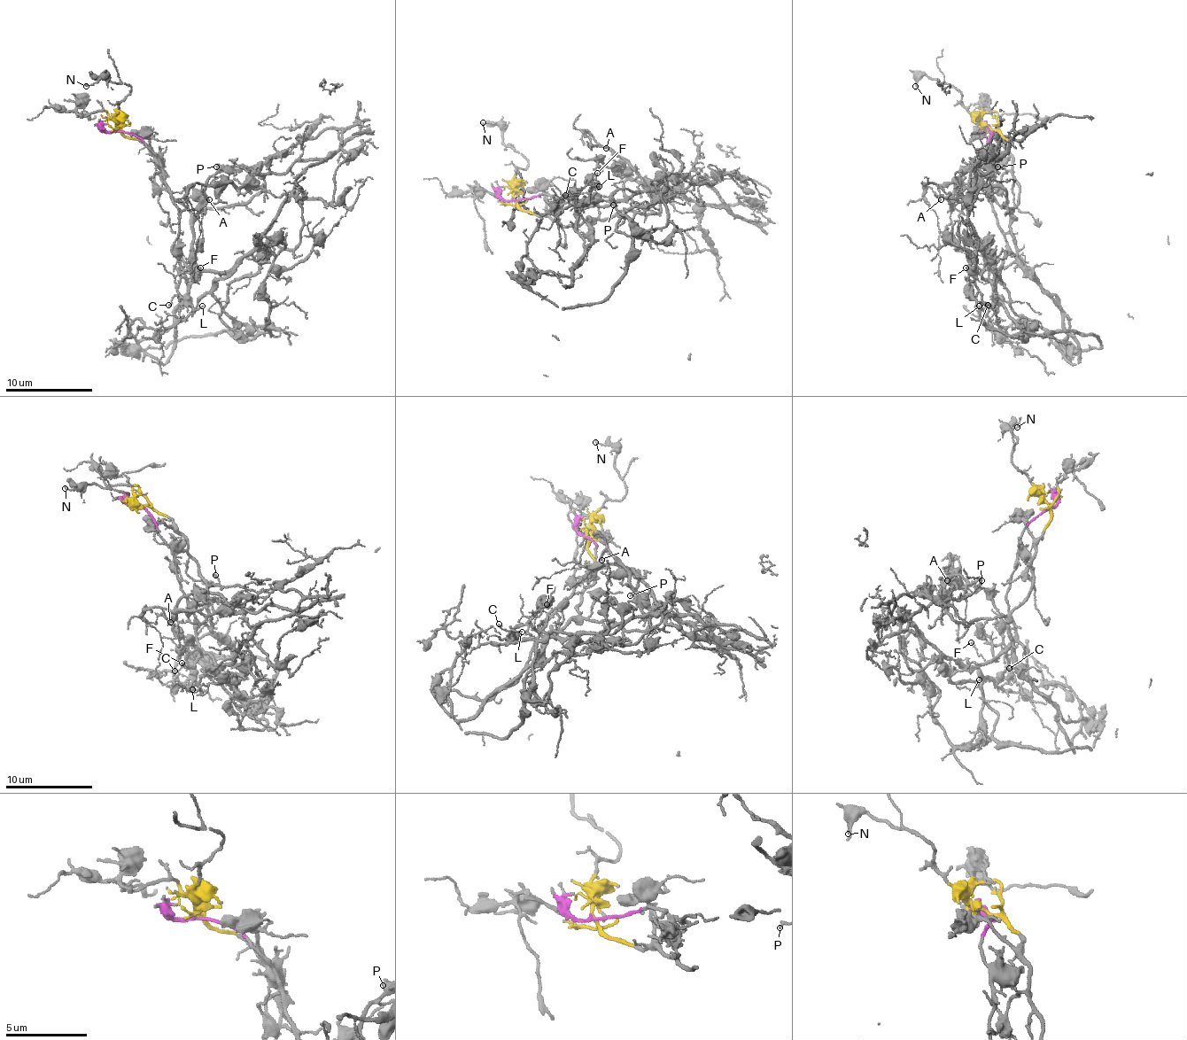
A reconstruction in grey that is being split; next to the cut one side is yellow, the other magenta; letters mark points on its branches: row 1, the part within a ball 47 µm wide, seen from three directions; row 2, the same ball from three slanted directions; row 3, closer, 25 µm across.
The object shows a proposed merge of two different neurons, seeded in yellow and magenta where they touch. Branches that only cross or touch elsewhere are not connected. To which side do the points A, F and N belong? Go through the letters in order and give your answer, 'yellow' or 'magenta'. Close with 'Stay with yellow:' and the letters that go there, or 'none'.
A: yellow
F: magenta
N: yellow
Stay with yellow: A, N

